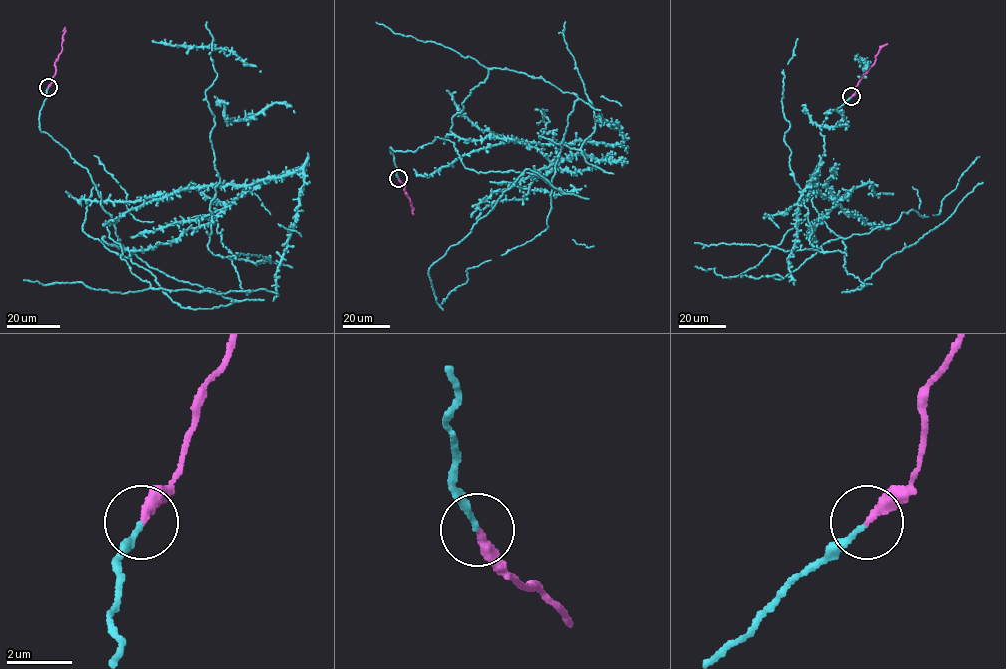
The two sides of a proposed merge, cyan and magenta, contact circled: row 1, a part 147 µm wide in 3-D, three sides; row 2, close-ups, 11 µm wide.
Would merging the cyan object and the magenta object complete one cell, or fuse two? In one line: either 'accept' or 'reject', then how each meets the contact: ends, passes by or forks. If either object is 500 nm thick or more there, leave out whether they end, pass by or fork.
accept; cyan ends; magenta ends

